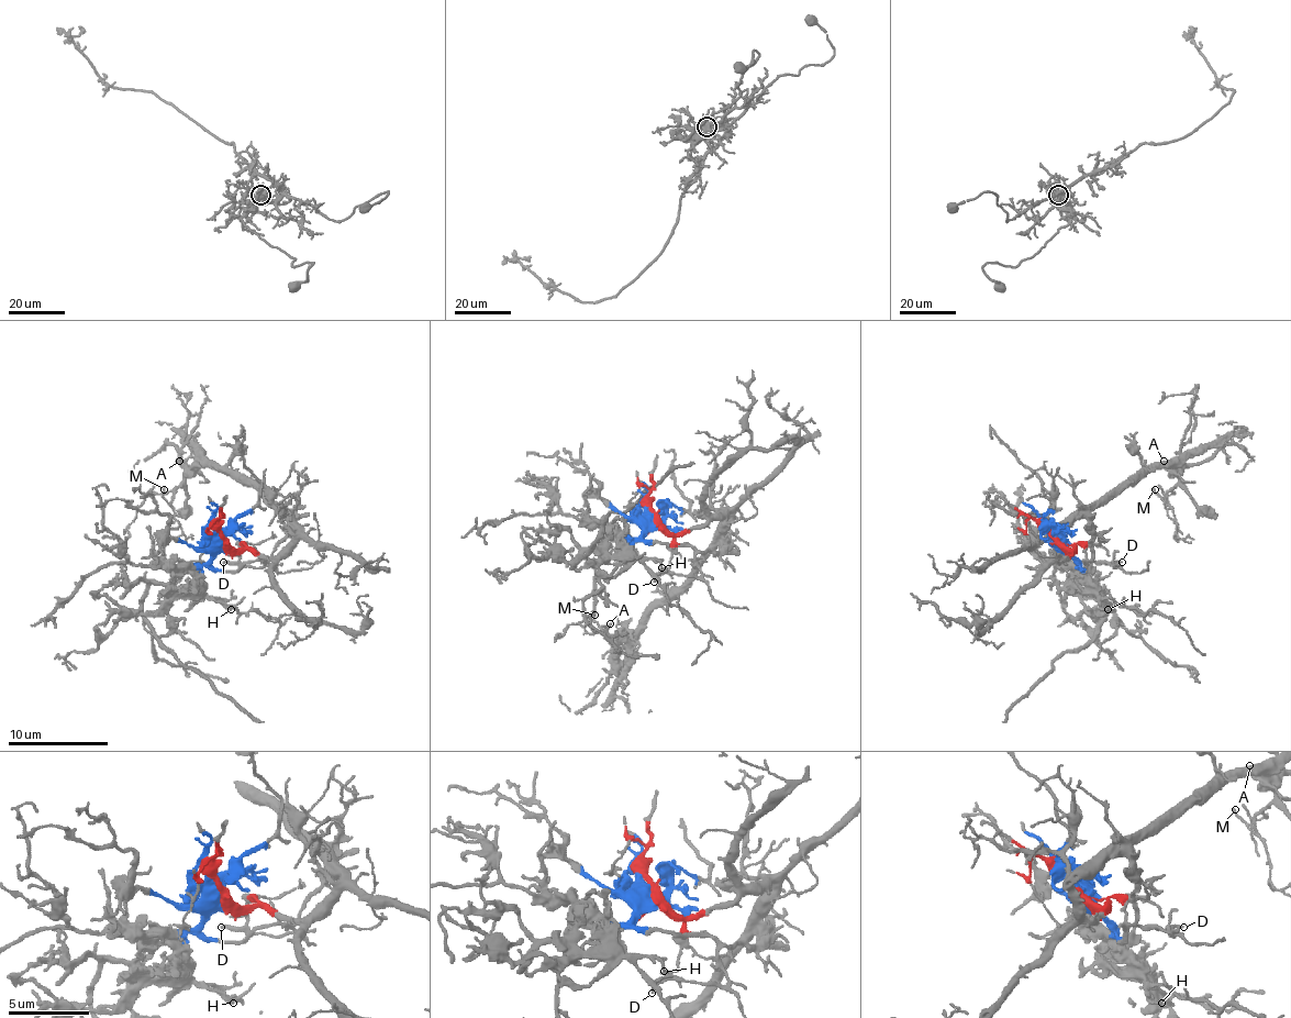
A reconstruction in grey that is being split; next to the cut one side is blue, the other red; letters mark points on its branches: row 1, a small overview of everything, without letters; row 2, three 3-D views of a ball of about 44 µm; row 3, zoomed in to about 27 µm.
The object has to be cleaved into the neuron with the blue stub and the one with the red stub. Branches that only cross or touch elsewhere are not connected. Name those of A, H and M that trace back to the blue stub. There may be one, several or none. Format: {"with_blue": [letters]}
{"with_blue": ["H"]}

